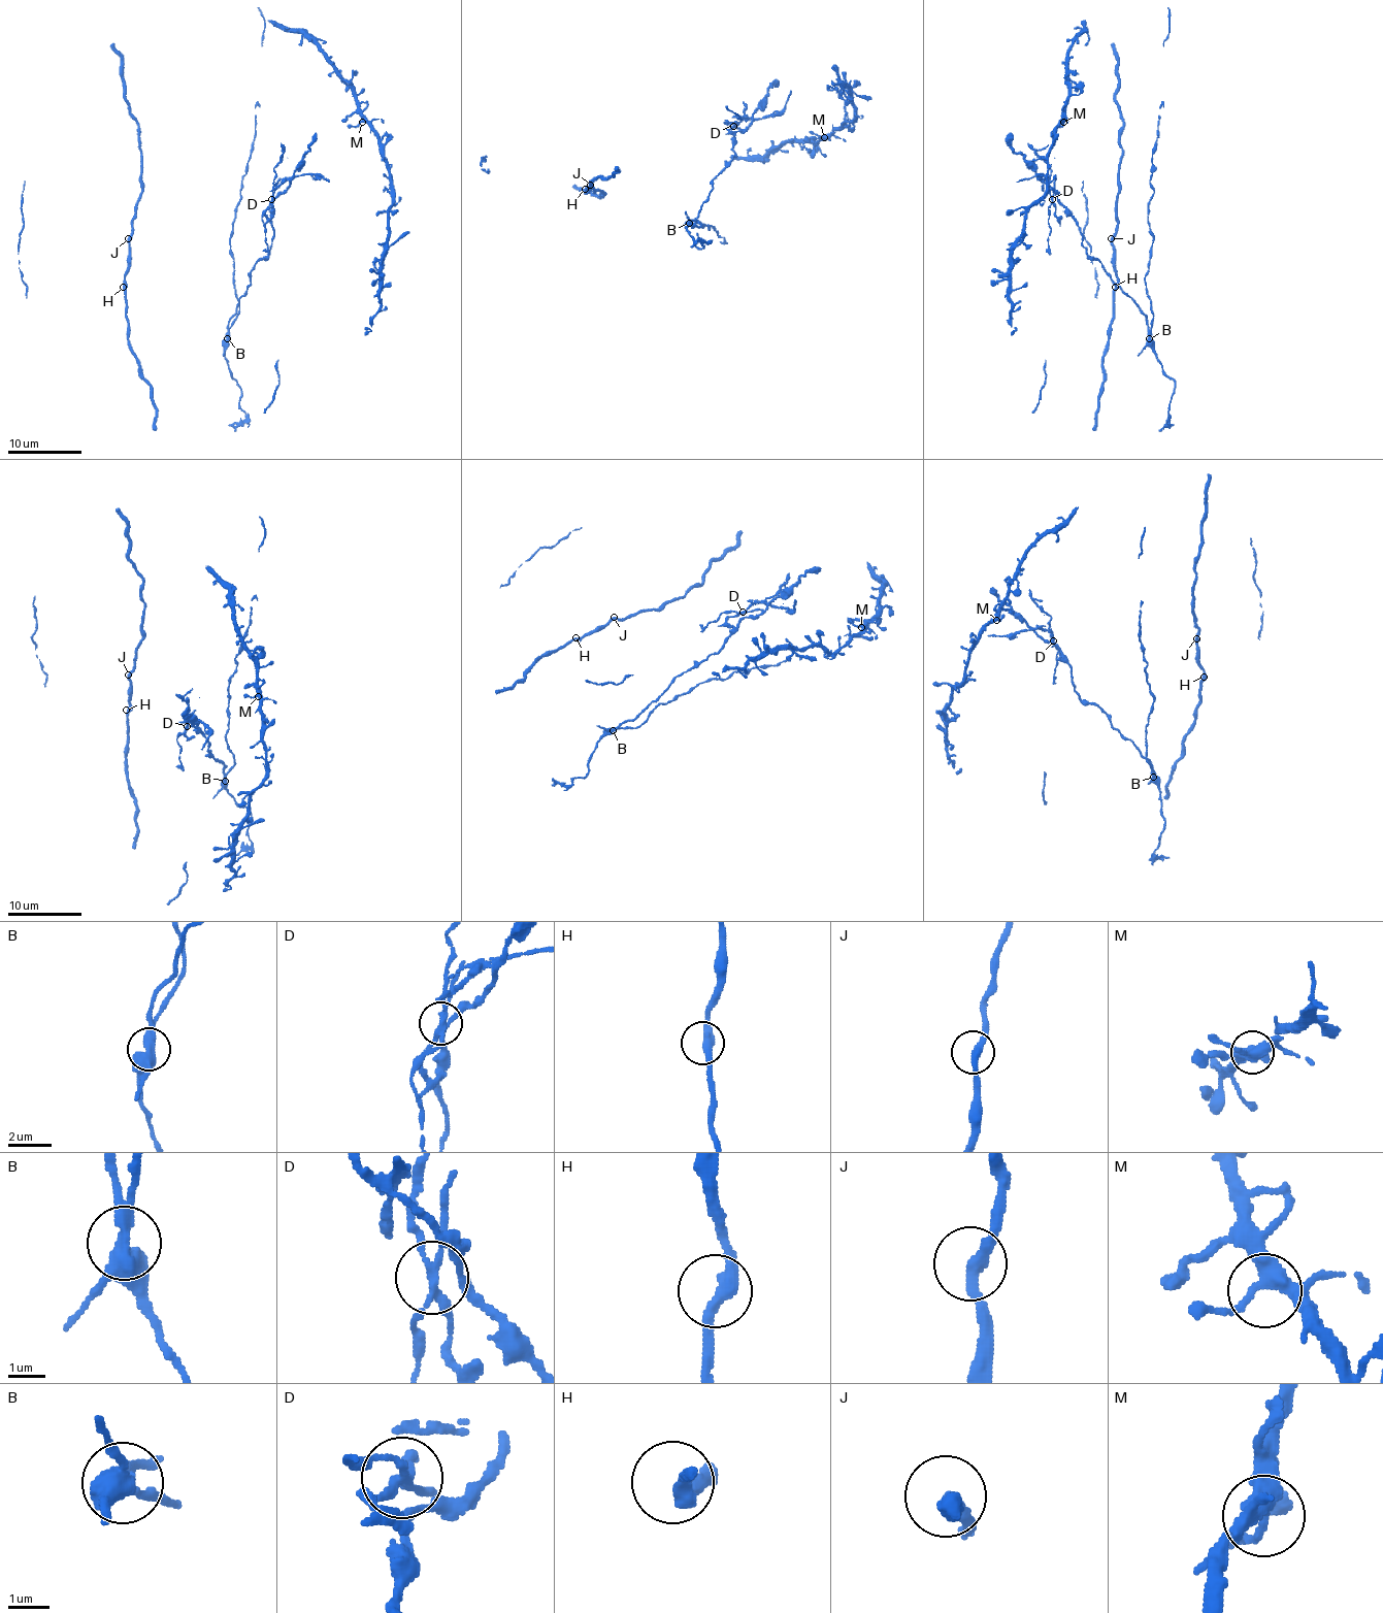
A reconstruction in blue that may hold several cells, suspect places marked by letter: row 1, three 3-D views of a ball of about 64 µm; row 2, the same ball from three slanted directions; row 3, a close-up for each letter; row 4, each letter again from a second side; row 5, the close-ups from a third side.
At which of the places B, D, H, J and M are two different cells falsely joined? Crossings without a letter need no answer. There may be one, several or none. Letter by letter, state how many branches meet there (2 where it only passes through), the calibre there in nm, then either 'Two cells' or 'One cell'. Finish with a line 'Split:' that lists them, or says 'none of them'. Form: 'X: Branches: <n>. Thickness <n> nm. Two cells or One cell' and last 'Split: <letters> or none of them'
B: Branches: 3. Thickness 400 nm. Two cells
D: Branches: 5. Thickness 190 nm. Two cells
H: Branches: 2. Thickness 360 nm. One cell
J: Branches: 2. Thickness 320 nm. One cell
M: Branches: 3. Thickness 360 nm. One cell
Split: B, D

